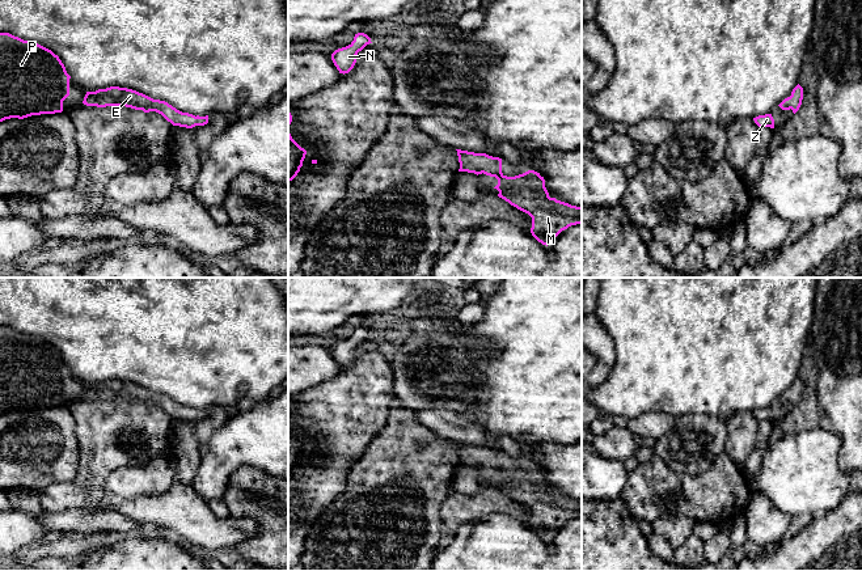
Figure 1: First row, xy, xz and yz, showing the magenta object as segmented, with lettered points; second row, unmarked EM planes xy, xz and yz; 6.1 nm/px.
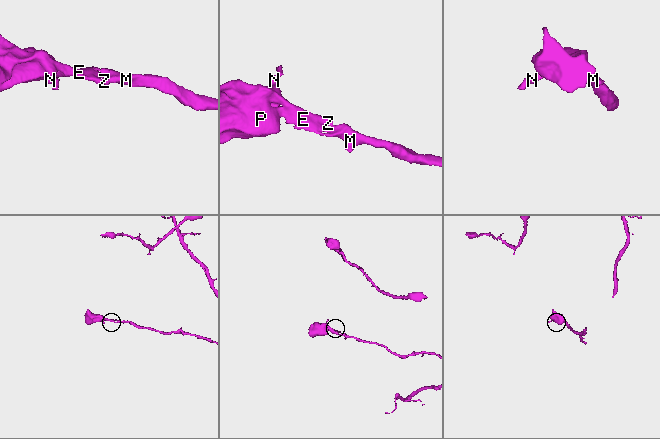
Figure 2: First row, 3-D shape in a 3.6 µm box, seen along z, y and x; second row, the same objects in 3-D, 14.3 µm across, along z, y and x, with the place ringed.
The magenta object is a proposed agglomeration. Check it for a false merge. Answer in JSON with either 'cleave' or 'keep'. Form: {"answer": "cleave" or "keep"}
{"answer": "keep"}

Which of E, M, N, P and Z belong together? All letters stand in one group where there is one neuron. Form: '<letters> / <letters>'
E M N P Z

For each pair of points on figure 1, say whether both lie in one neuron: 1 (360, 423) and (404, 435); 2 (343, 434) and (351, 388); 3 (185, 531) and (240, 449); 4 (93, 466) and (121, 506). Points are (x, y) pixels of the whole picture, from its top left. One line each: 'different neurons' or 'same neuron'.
1: different neurons
2: same neuron
3: different neurons
4: different neurons

